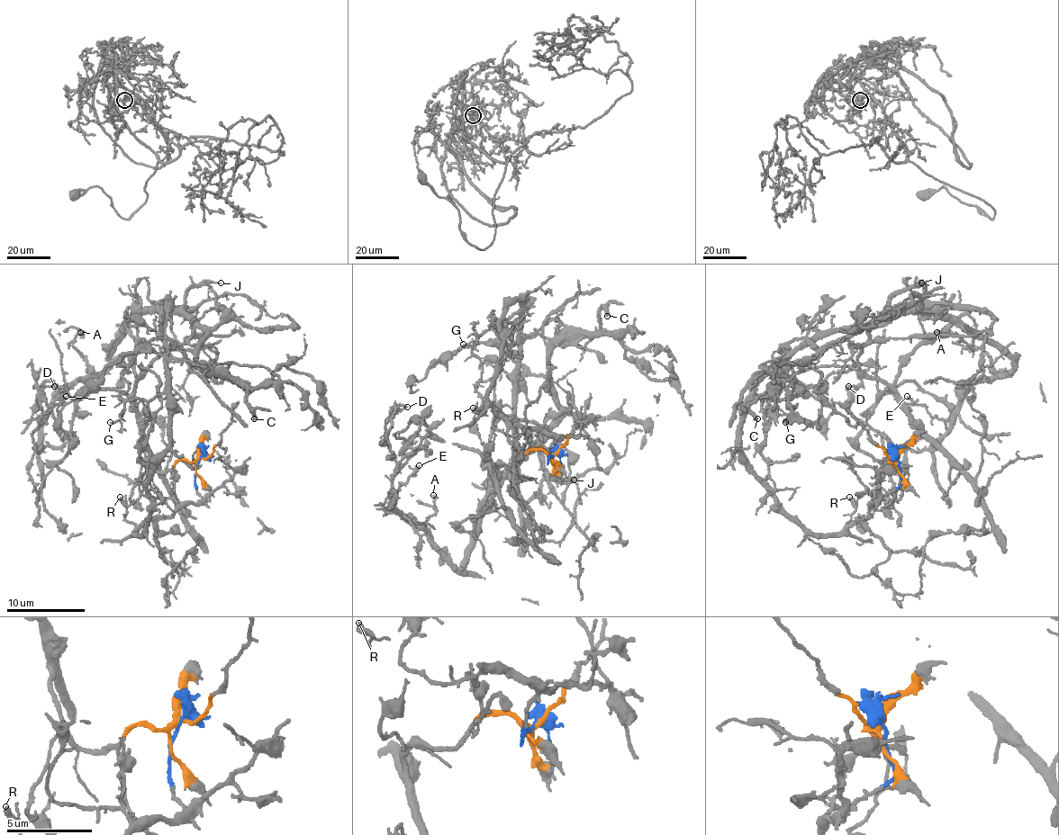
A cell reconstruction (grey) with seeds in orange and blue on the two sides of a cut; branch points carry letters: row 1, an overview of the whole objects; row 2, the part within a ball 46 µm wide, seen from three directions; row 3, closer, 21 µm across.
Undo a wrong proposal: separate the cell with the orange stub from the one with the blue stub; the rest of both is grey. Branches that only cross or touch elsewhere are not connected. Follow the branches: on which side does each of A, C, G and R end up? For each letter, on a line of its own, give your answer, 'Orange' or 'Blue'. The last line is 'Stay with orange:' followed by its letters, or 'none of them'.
A: Blue
C: Blue
G: Blue
R: Blue
Stay with orange: none of them

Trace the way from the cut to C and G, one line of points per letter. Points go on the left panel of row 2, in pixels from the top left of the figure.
C: (197, 460), (202, 498), (135, 533), (150, 509), (147, 478), (168, 444), (170, 363), (235, 376), (254, 419)
G: (197, 460), (202, 498), (139, 534), (147, 478), (168, 444), (168, 403), (164, 394), (135, 398), (110, 421)

